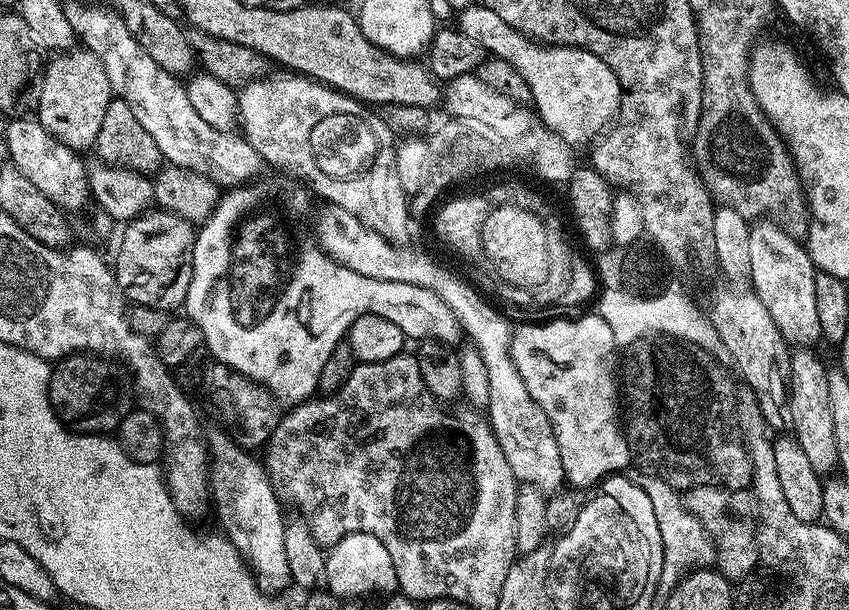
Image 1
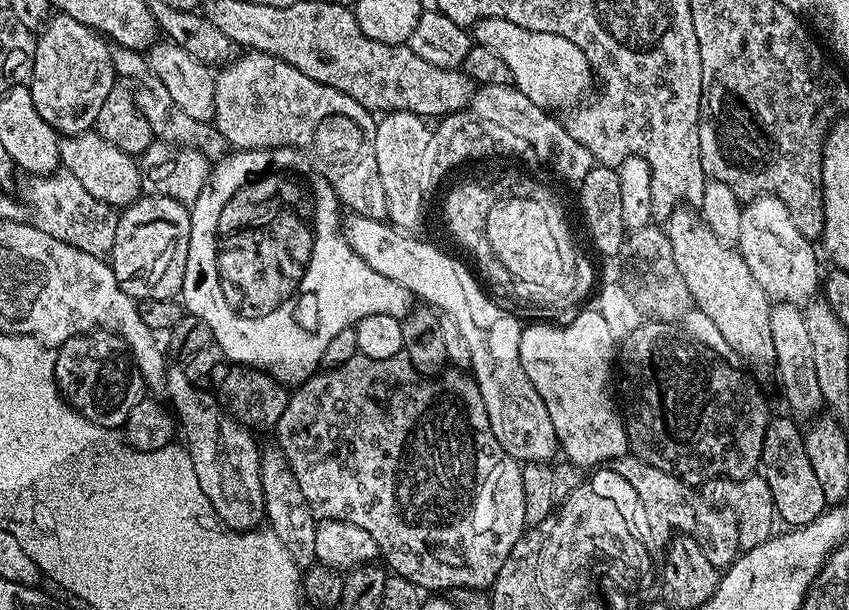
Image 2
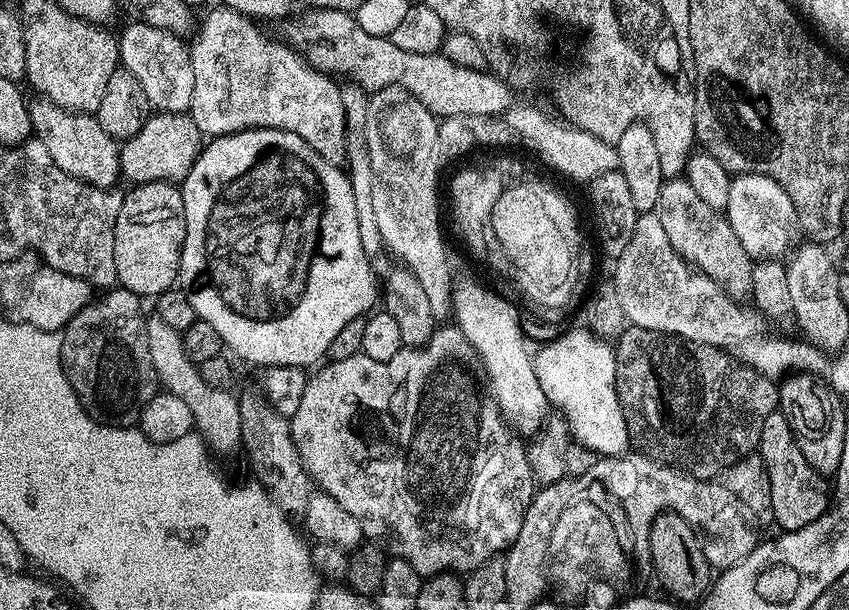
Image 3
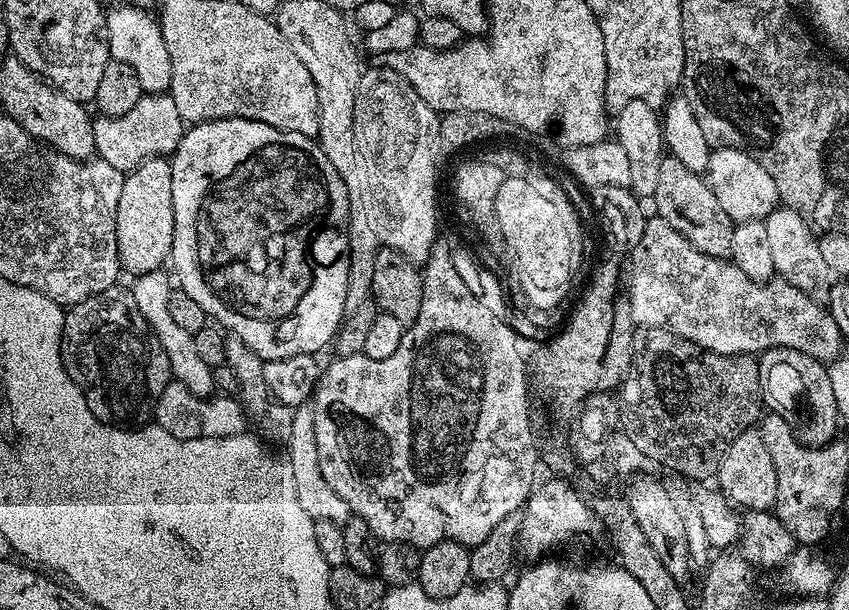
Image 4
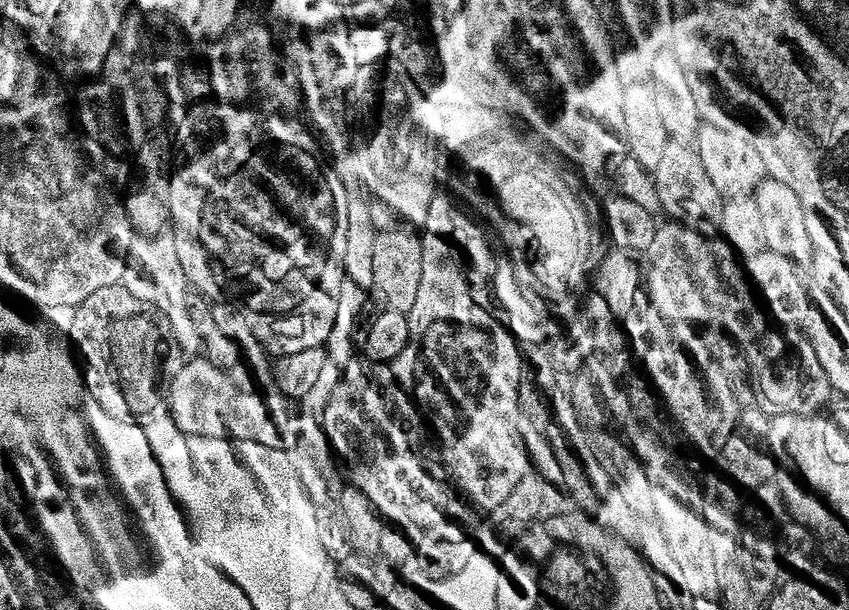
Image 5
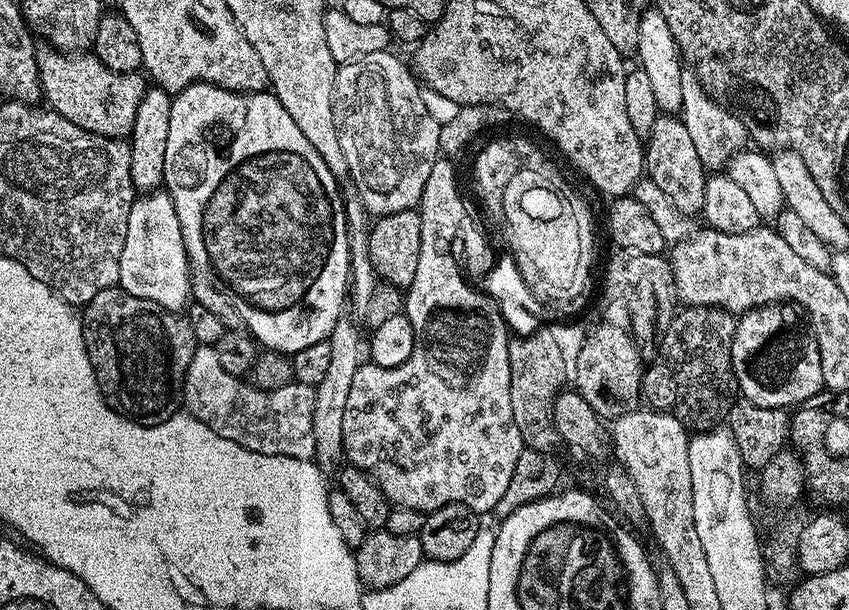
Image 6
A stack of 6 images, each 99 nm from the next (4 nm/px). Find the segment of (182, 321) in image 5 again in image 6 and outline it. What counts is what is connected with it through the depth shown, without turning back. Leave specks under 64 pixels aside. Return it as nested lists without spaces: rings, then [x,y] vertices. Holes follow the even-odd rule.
[[[166,190],[137,195],[126,222],[126,242],[122,246],[119,287],[138,298],[158,302],[171,312],[187,309],[194,276],[190,271],[178,210]]]

